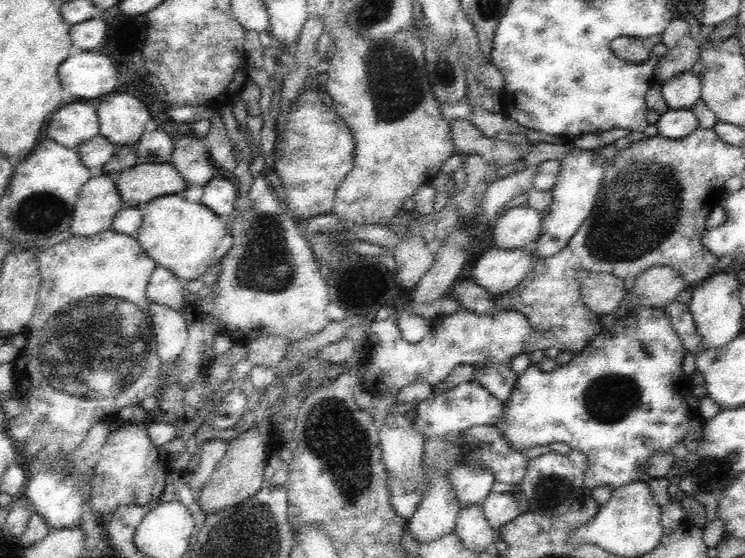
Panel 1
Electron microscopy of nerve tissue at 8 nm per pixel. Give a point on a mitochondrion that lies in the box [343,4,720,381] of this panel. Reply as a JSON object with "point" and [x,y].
{"point":[606,242]}

